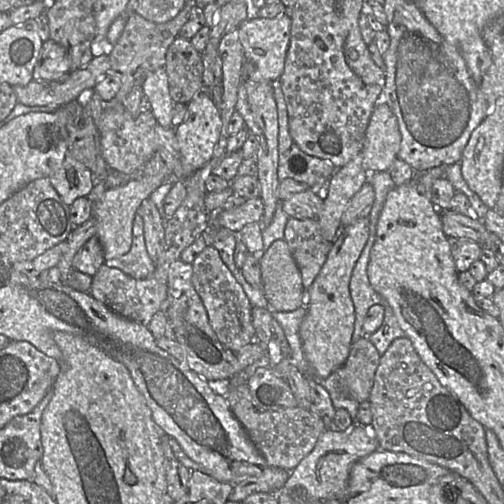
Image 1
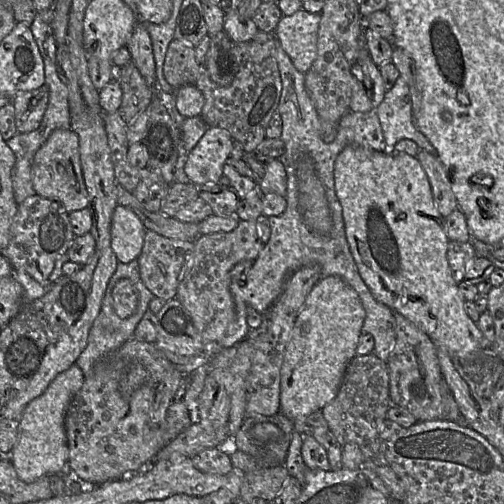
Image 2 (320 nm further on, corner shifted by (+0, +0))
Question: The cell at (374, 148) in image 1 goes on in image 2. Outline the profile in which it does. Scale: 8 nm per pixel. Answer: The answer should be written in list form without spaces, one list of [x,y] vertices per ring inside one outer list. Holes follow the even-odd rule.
[[[358,145],[346,146],[335,160],[334,185],[336,196],[342,207],[345,234],[350,247],[350,252],[356,263],[361,278],[375,299],[386,305],[393,312],[402,314],[404,317],[414,323],[421,331],[426,333],[433,343],[435,343],[435,345],[446,347],[459,360],[463,360],[479,351],[482,351],[483,334],[479,330],[477,324],[467,315],[464,308],[465,300],[459,291],[458,284],[452,277],[448,264],[447,251],[449,239],[445,232],[444,218],[436,208],[428,178],[416,156],[410,156],[405,152],[378,152]]]

